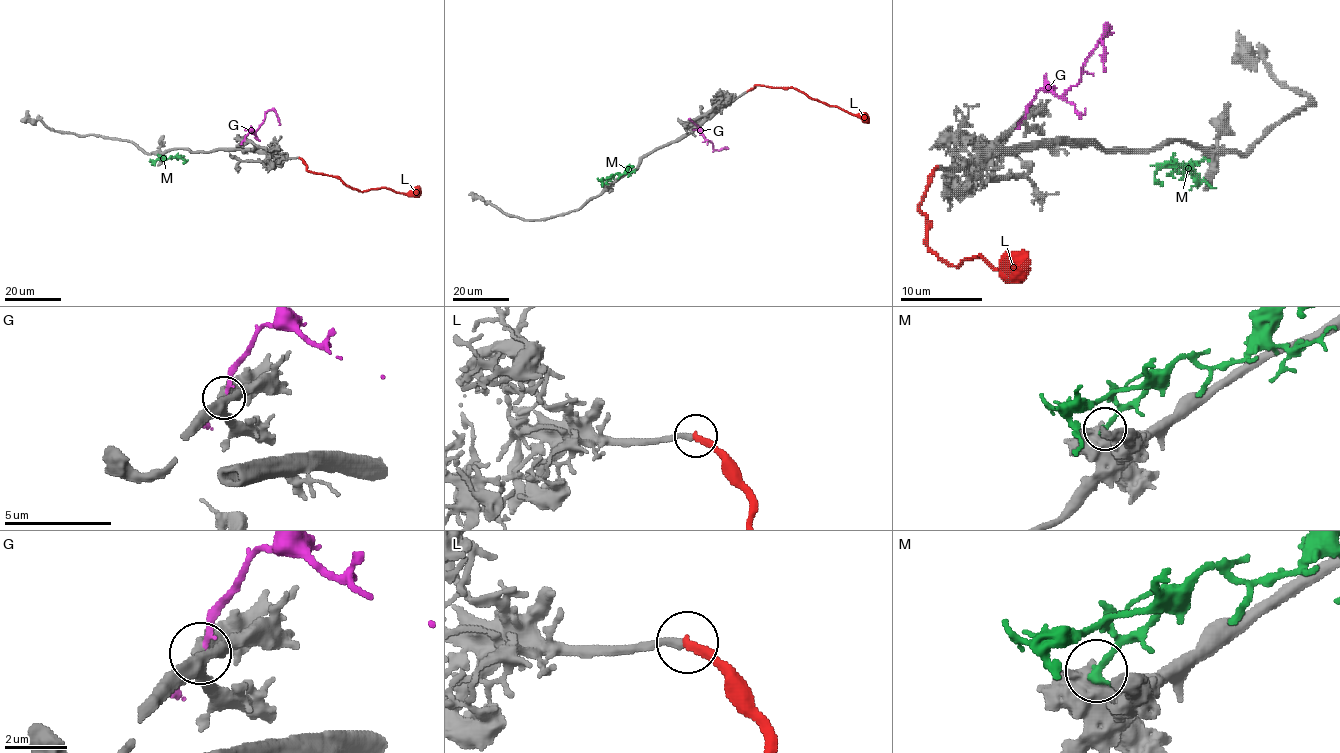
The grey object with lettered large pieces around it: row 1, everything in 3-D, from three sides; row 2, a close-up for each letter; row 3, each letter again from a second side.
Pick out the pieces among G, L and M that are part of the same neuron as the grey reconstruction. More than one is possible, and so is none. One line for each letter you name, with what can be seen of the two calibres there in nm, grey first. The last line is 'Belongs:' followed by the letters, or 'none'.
L: Thickness 260 nm (grey) against 280 nm
Belongs: L

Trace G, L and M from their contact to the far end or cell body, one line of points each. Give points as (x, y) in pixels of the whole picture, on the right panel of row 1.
G: (1023, 116), (1025, 106), (1040, 90), (1062, 96), (1079, 81), (1081, 67), (1109, 26), (1101, 36), (1105, 71)
L: (935, 167), (919, 204), (925, 241), (940, 257), (956, 266), (980, 255), (1005, 272), (1027, 255)
M: (1206, 157), (1181, 171), (1181, 167), (1160, 167), (1154, 178), (1163, 186)

